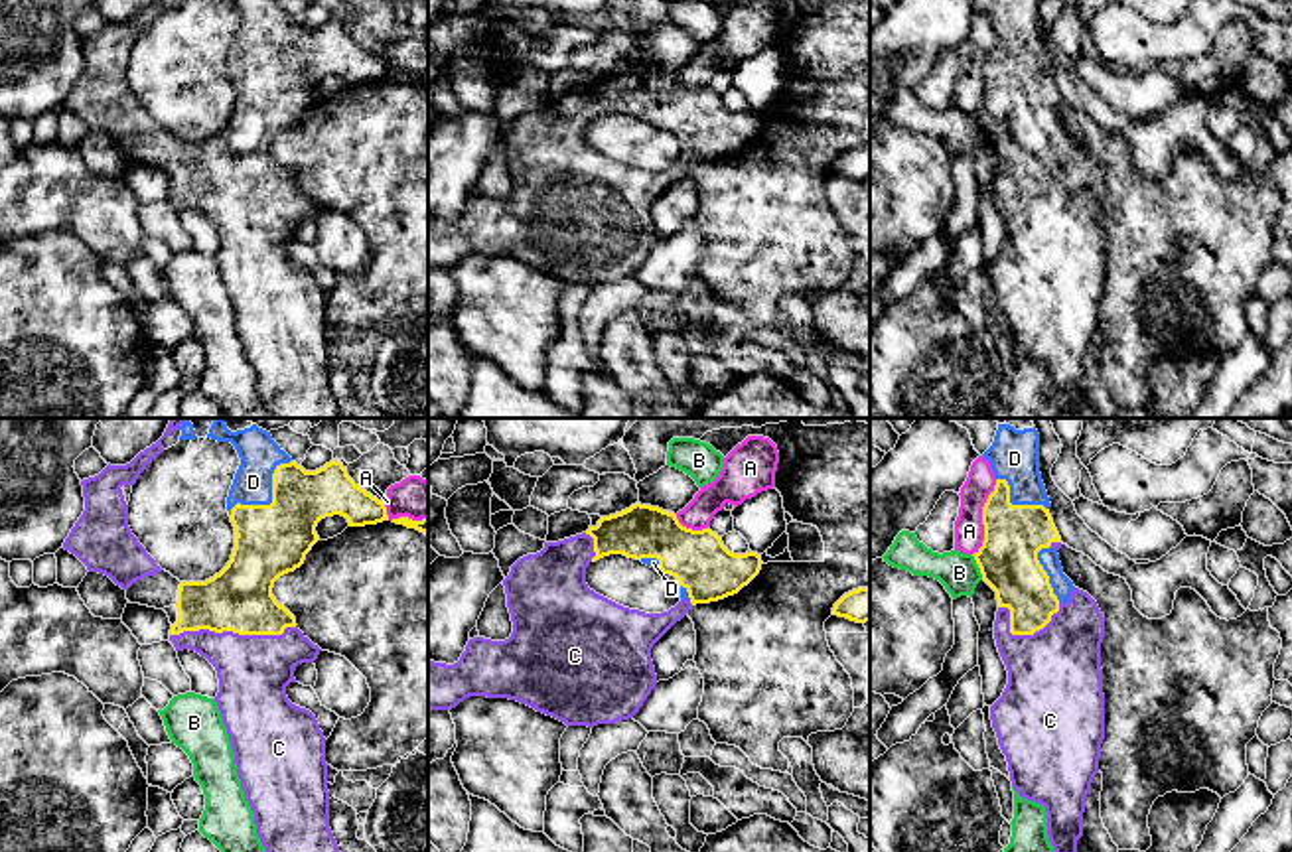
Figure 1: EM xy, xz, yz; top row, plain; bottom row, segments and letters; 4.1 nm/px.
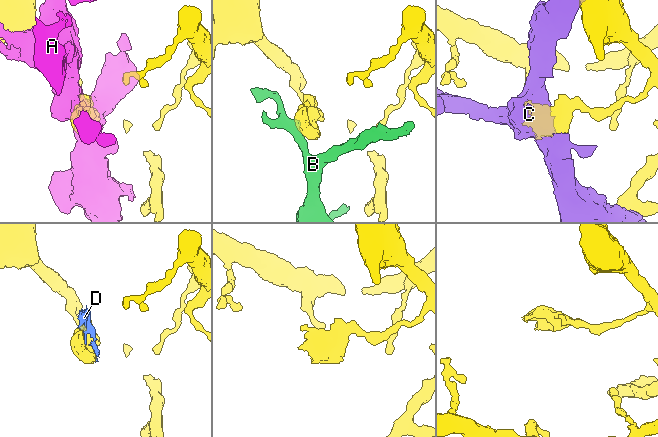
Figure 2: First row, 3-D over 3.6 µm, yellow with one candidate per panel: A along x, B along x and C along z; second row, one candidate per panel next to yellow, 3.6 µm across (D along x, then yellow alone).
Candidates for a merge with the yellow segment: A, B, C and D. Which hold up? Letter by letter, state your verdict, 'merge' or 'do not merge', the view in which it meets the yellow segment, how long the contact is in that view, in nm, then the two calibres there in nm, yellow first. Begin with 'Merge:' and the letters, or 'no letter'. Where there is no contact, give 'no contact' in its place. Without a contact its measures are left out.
Merge: no letter
A: do not merge; meets yellow in yz; contact 320 nm long; 240 nm thick on the yellow side, 130 nm on the other
B: do not merge; meets yellow in yz; contact 120 nm long; 240 nm thick on the yellow side, 160 nm on the other
C: do not merge; meets yellow in xy; contact 500 nm long; 280 nm thick on the yellow side, 300 nm on the other
D: do not merge; meets yellow in xy; contact 340 nm long; 300 nm thick on the yellow side, 160 nm on the other

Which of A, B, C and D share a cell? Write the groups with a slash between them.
A / B / C D

